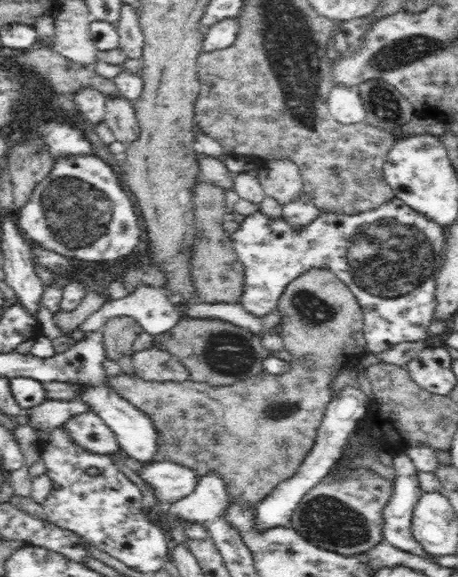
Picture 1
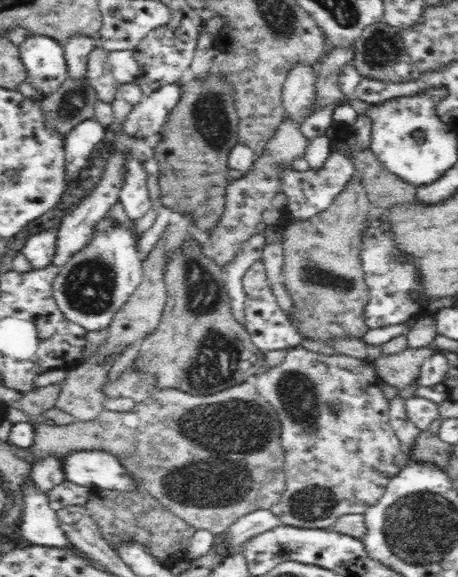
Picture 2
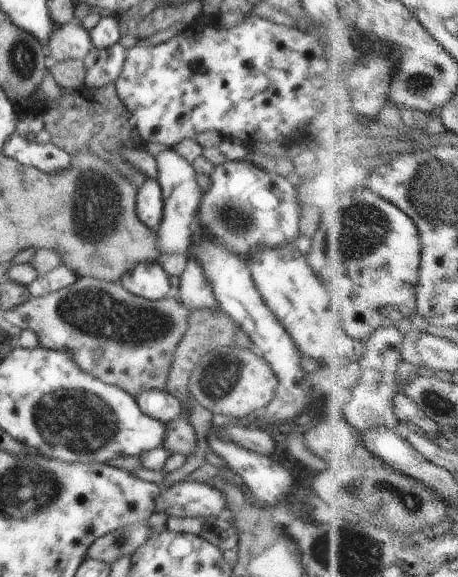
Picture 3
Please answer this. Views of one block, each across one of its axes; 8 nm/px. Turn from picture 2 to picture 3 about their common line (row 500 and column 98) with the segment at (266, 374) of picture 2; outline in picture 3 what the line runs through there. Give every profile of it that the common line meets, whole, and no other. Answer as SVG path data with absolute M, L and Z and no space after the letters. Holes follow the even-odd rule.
M92 276L66 286L57 292L31 298L3 314L12 327L24 332L26 328L38 336L39 345L50 350L68 351L74 364L78 364L84 374L89 374L104 384L117 386L130 396L136 398L144 390L165 390L167 388L168 372L172 368L172 356L182 336L188 330L190 309L181 303L175 294L162 300L150 302L134 294L130 294L120 284L96 281Z

